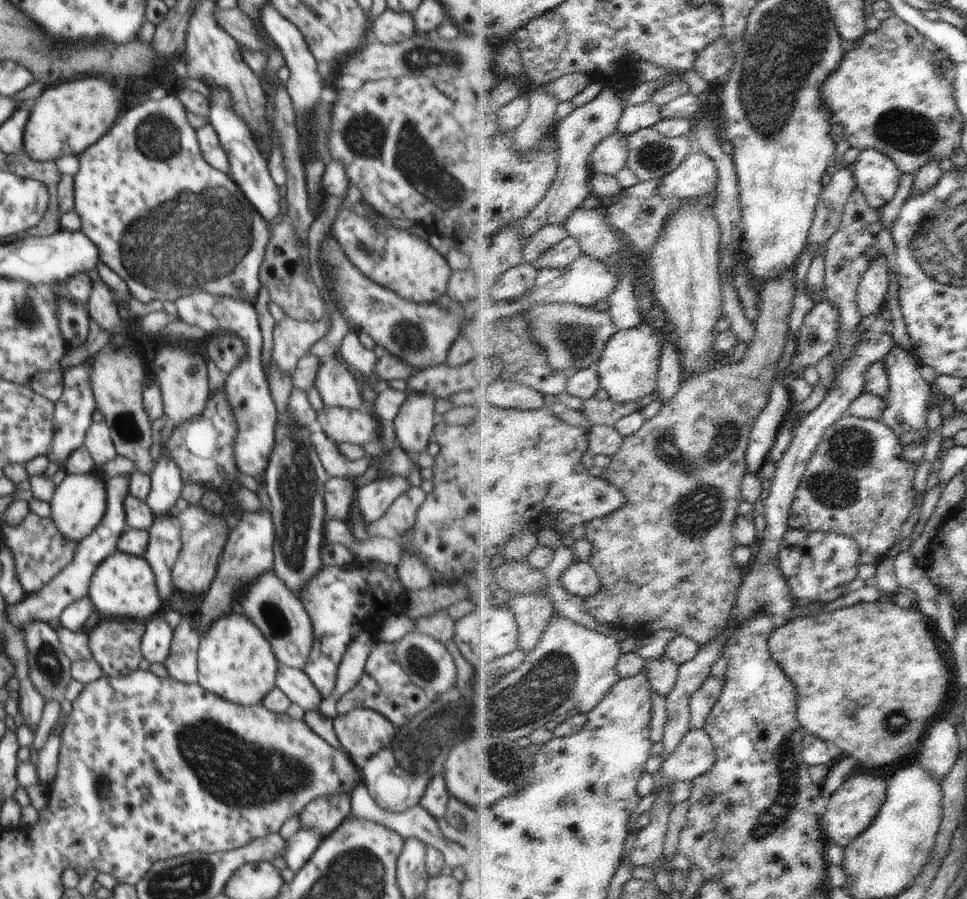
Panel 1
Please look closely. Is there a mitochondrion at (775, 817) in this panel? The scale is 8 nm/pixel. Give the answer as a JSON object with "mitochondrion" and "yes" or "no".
{"mitochondrion":"yes"}

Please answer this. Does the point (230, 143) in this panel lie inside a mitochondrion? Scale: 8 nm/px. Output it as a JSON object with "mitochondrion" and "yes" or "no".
{"mitochondrion":"no"}

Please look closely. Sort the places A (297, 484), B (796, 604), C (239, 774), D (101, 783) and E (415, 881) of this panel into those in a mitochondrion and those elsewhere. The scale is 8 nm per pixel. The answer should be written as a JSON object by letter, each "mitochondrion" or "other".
{"A":"mitochondrion","B":"other","C":"mitochondrion","D":"other","E":"other"}

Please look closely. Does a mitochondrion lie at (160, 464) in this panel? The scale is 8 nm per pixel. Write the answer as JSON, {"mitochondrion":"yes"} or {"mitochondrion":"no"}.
{"mitochondrion":"no"}

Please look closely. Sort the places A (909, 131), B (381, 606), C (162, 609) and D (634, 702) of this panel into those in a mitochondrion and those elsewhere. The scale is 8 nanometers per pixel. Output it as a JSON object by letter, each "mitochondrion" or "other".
{"A":"mitochondrion","B":"other","C":"other","D":"other"}

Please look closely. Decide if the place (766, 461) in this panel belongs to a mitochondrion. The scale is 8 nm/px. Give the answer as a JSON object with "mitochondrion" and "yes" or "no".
{"mitochondrion":"no"}

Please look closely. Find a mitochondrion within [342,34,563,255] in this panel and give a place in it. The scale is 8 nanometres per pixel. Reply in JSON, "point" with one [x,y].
{"point":[416,58]}

